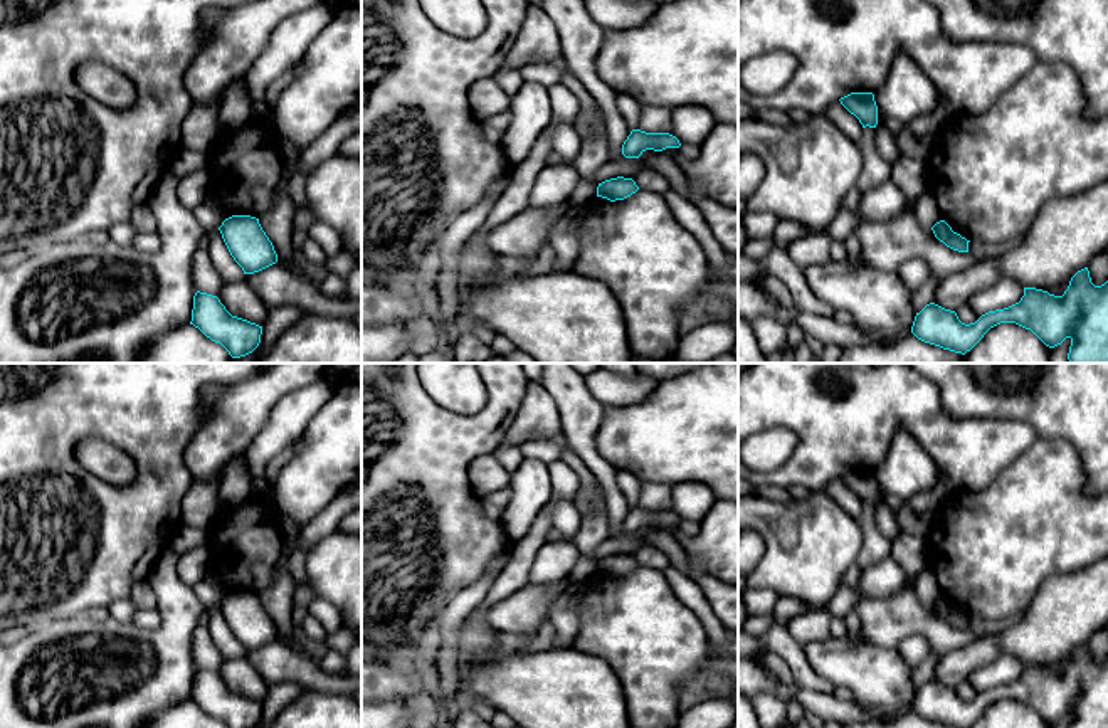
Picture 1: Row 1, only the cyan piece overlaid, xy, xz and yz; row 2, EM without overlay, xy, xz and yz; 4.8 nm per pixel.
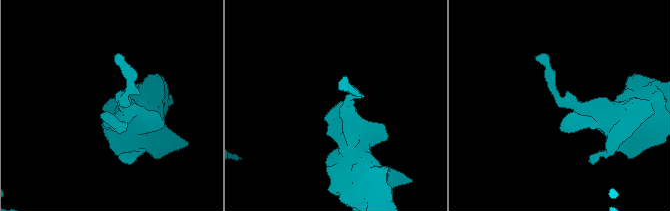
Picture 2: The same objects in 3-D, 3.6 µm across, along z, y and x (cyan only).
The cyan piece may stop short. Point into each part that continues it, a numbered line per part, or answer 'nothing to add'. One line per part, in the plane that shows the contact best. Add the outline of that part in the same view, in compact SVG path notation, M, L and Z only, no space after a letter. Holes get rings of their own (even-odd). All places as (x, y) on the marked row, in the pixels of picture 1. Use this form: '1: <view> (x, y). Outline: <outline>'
nothing to add

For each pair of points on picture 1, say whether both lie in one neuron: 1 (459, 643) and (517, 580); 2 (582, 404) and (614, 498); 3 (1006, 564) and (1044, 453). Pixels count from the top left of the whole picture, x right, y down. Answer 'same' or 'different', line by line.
1: same
2: same
3: same

